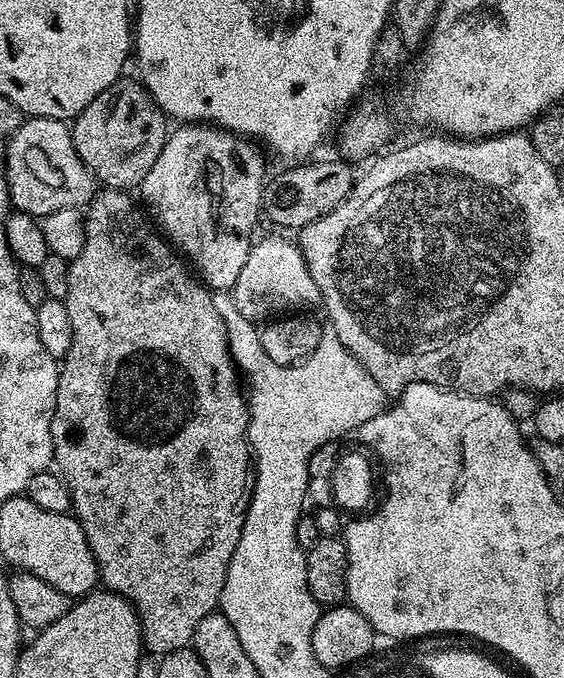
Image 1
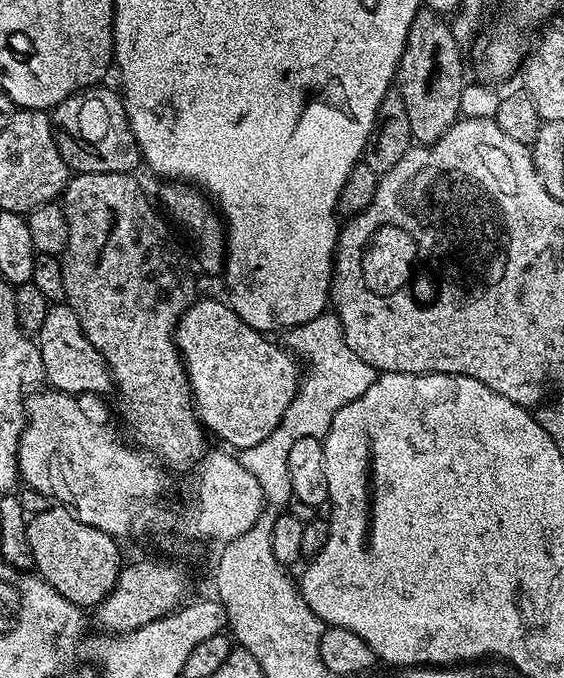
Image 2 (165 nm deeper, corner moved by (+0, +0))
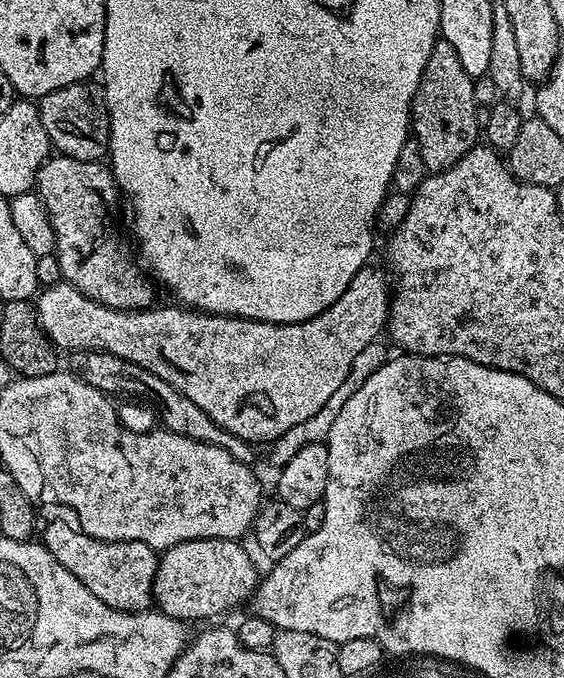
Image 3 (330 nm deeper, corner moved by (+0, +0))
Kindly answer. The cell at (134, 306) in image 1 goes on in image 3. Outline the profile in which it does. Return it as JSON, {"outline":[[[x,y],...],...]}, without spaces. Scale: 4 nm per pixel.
{"outline":[[[52,154],[38,170],[34,191],[42,198],[46,214],[50,218],[50,226],[54,226],[54,254],[58,258],[61,277],[67,283],[73,284],[86,298],[111,308],[143,310],[153,307],[155,300],[152,299],[156,296],[155,290],[152,289],[153,281],[149,273],[134,259],[133,249],[132,252],[128,249],[127,242],[120,237],[120,232],[112,221],[116,203],[121,203],[122,197],[116,186],[116,179],[112,176],[111,167],[100,162],[82,162],[78,158]]]}

